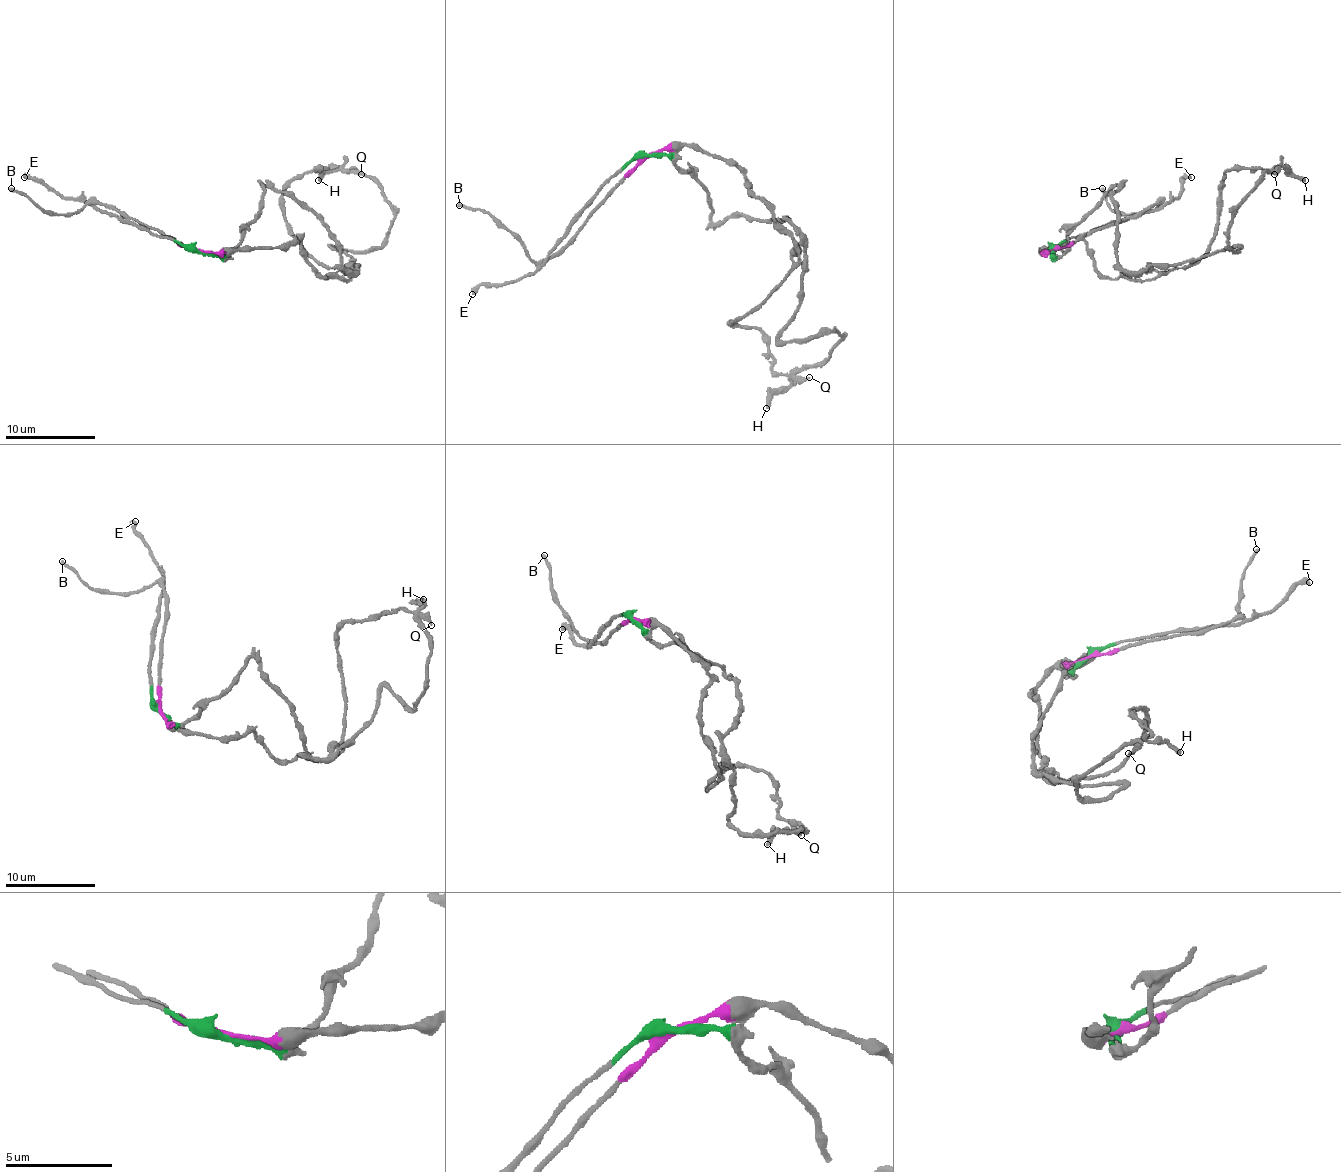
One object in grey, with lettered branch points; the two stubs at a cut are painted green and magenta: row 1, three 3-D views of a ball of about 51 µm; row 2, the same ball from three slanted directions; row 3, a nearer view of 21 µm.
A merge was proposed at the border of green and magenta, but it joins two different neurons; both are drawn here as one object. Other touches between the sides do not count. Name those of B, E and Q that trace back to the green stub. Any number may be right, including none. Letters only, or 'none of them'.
E

